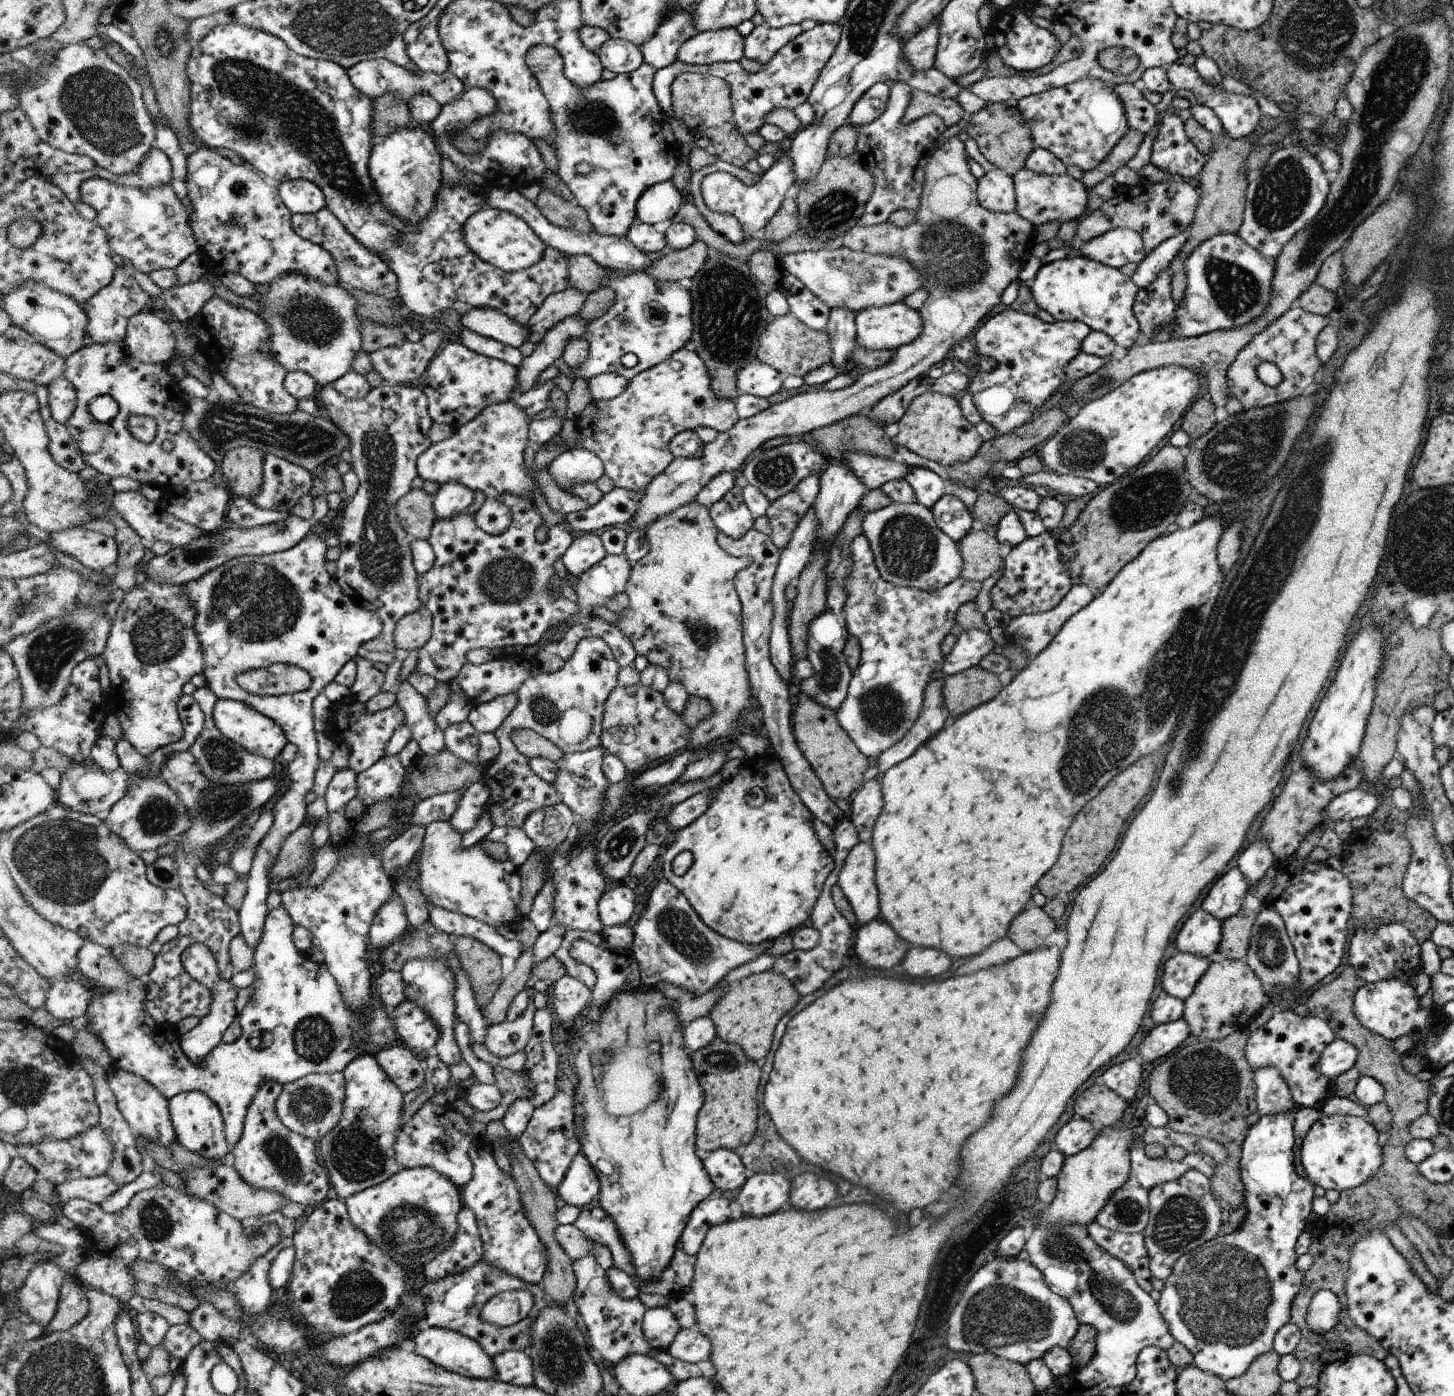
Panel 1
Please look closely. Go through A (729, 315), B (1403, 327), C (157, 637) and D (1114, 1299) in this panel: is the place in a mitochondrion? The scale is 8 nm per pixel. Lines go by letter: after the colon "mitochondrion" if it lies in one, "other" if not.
A: mitochondrion
B: other
C: mitochondrion
D: mitochondrion

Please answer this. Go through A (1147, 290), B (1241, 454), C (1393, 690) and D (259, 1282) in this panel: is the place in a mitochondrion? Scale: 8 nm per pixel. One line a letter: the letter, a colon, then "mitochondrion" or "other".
A: other
B: mitochondrion
C: mitochondrion
D: other

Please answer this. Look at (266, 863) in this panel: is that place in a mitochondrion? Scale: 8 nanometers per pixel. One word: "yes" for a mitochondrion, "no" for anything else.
no

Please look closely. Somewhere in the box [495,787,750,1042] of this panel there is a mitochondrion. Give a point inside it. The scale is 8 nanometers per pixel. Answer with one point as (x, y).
(674, 927)

